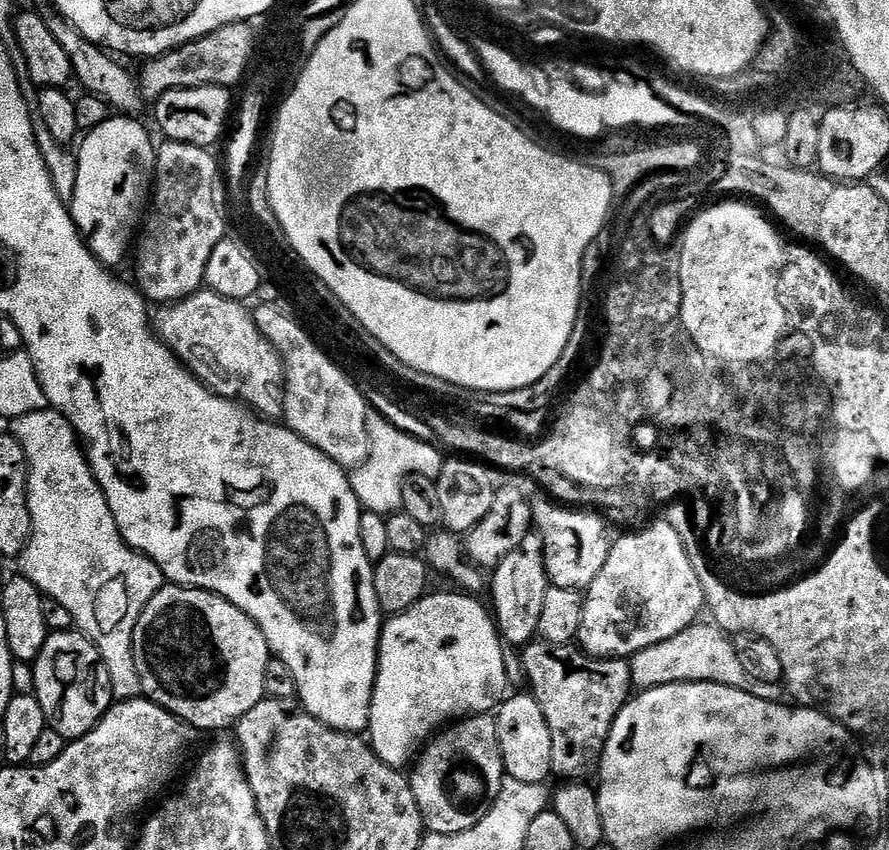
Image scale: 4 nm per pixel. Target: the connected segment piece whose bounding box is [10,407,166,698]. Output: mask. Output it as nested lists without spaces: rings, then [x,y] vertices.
[[[51,407],[42,409],[40,412],[26,414],[25,416],[13,419],[10,424],[10,431],[13,436],[18,438],[18,442],[22,446],[22,450],[26,454],[26,462],[28,463],[28,518],[30,521],[30,535],[27,537],[27,543],[24,550],[18,557],[19,575],[25,576],[30,582],[34,582],[34,586],[40,589],[41,593],[50,598],[54,598],[58,602],[62,602],[62,606],[66,606],[66,610],[70,610],[72,615],[72,623],[83,635],[92,641],[98,653],[99,663],[108,671],[108,680],[112,683],[112,692],[116,698],[132,698],[141,691],[140,679],[136,673],[134,666],[134,658],[132,657],[132,628],[136,625],[136,617],[140,615],[140,609],[144,607],[145,602],[155,594],[157,590],[164,587],[166,577],[160,568],[148,559],[143,552],[129,548],[120,529],[116,527],[116,519],[112,517],[112,512],[108,508],[108,499],[105,498],[100,483],[96,481],[92,475],[92,467],[88,465],[88,458],[84,454],[83,447],[77,437],[75,430],[72,429],[70,423],[60,412],[53,410]]]

